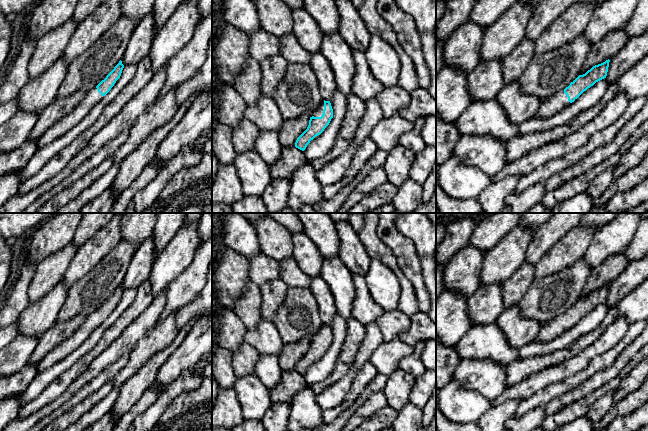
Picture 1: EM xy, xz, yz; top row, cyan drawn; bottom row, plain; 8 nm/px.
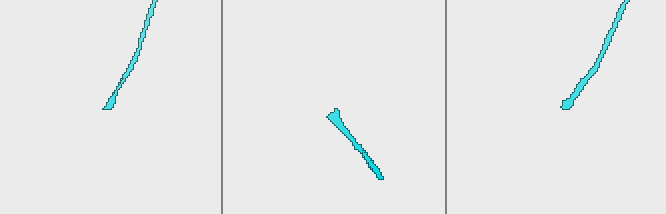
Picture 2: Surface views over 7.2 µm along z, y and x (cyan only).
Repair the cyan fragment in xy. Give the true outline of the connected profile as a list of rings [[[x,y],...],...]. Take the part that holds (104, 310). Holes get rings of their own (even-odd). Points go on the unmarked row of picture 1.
[[[120,284],[114,293],[94,313],[87,316],[83,324],[66,340],[52,349],[38,364],[38,373],[73,353],[87,337],[111,314],[120,302],[124,289]]]

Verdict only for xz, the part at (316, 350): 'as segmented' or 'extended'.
extended

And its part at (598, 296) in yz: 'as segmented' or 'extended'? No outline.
extended

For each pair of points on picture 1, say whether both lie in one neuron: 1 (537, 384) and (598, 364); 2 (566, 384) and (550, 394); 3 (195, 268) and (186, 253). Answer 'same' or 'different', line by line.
1: different
2: same
3: different

